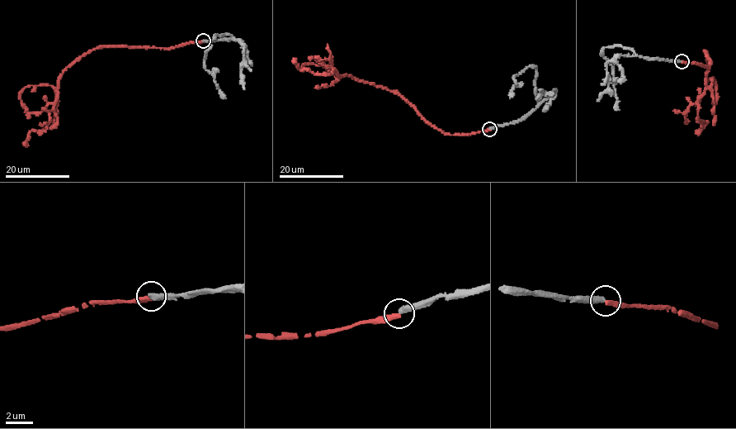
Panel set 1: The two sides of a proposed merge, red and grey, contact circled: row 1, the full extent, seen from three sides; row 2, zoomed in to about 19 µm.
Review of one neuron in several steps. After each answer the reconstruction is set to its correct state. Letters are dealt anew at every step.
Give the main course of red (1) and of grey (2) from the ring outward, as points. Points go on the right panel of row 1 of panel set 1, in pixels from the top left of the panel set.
1: (681, 61), (711, 63), (705, 52), (706, 89), (697, 116), (707, 122), (695, 131)
2: (681, 61), (649, 60), (631, 49), (606, 46), (602, 51), (612, 67), (615, 110)

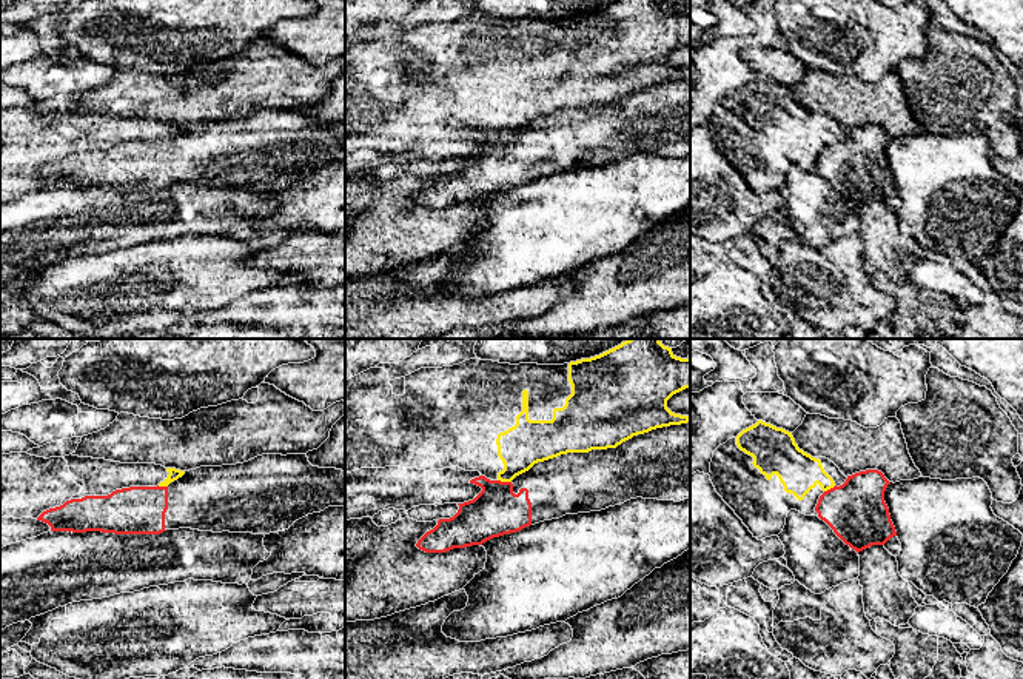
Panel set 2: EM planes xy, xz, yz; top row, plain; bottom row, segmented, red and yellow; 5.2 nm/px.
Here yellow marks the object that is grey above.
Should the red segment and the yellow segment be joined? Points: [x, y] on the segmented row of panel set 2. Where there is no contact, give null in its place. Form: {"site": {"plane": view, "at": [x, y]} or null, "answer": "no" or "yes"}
{"site": {"plane": "xz", "at": [504, 482]}, "answer": "no"}

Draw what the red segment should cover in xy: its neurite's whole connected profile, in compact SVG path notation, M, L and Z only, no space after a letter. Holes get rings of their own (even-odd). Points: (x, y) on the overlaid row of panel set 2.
M262 454L243 463L200 467L185 471L168 487L129 487L116 490L108 496L71 499L60 507L43 511L37 520L48 523L51 531L72 533L160 534L166 530L191 528L213 533L270 534L285 531L296 520L320 513L328 507L345 507L345 471L313 467L307 454Z

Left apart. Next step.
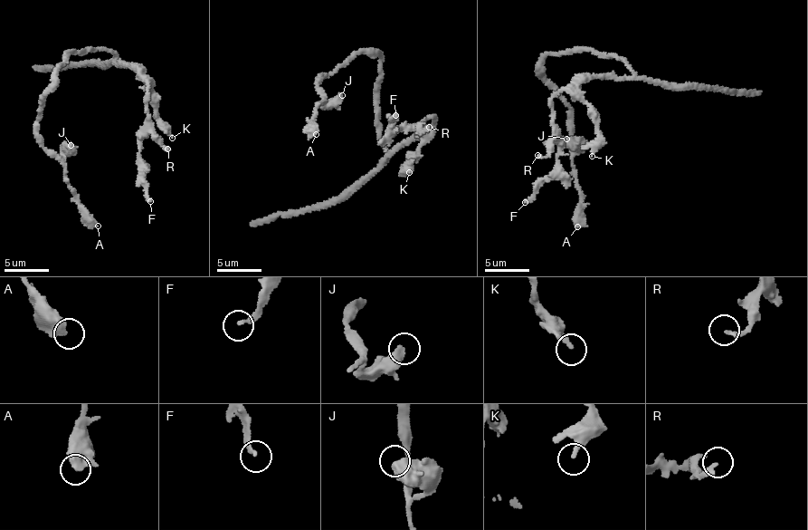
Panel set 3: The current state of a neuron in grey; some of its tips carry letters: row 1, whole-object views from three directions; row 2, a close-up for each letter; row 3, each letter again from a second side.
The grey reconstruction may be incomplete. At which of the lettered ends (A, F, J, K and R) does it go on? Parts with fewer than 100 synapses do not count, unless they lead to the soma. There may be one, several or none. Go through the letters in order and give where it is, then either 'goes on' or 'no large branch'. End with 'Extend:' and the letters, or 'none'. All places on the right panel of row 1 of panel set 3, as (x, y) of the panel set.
A: place (577, 226); no large branch
F: place (525, 202); no large branch
J: place (566, 139); no large branch
K: place (592, 156); no large branch
R: place (537, 155); no large branch
Extend: none

